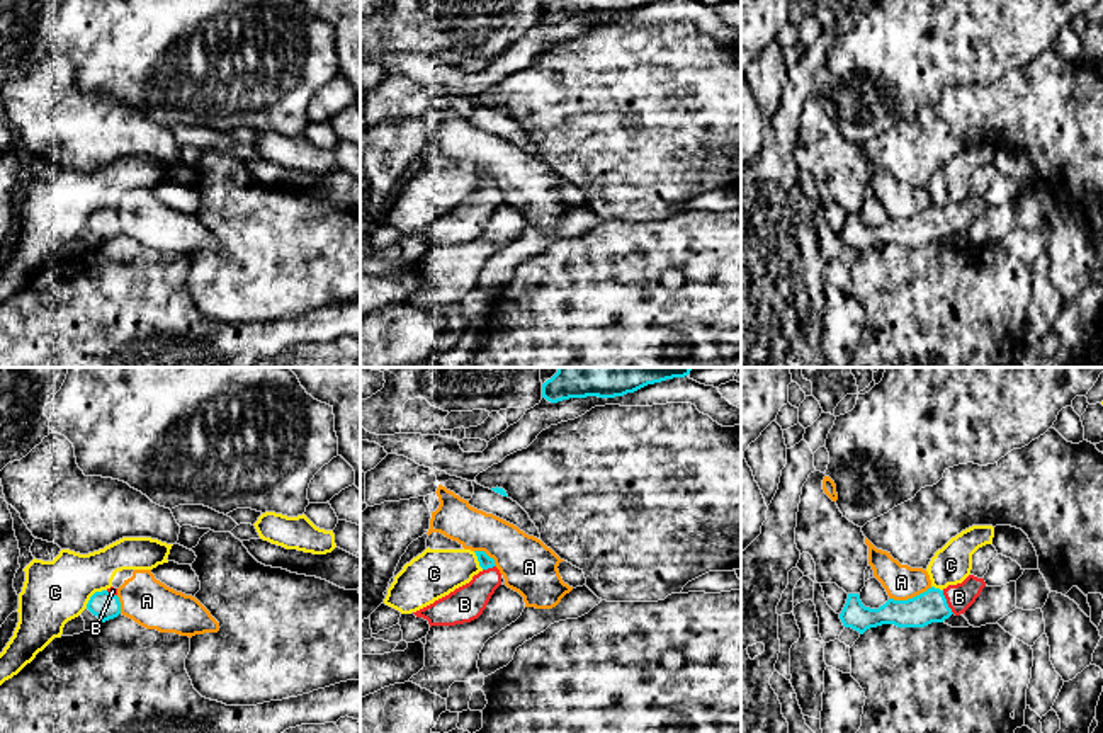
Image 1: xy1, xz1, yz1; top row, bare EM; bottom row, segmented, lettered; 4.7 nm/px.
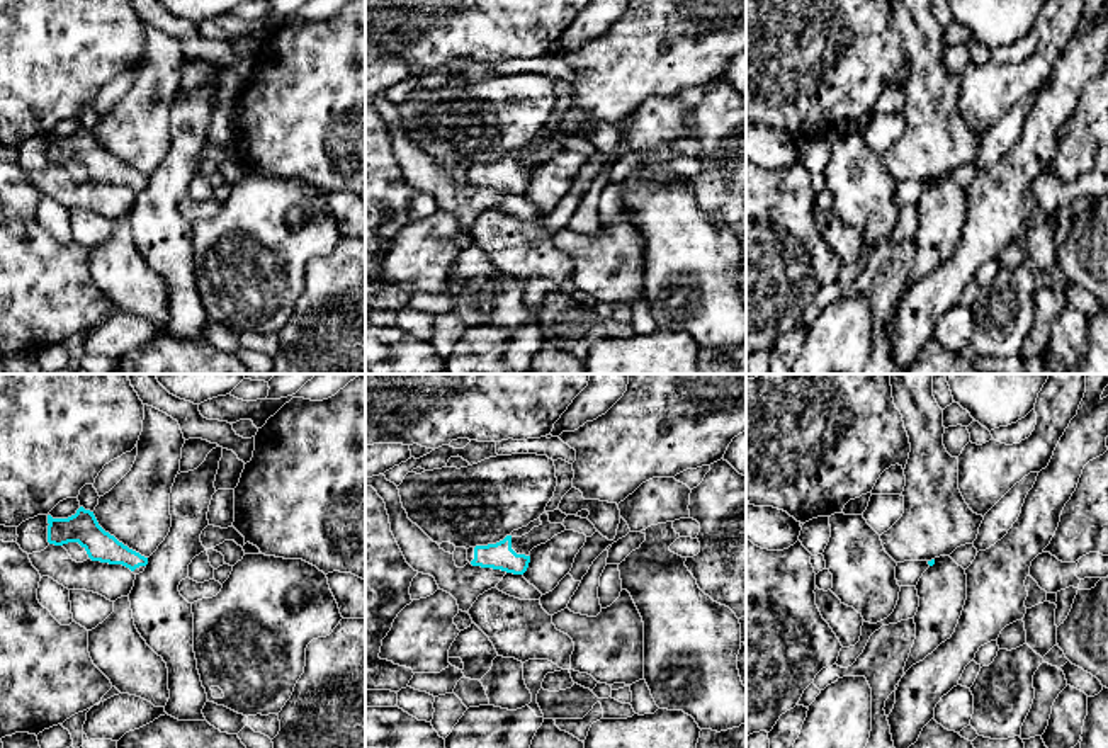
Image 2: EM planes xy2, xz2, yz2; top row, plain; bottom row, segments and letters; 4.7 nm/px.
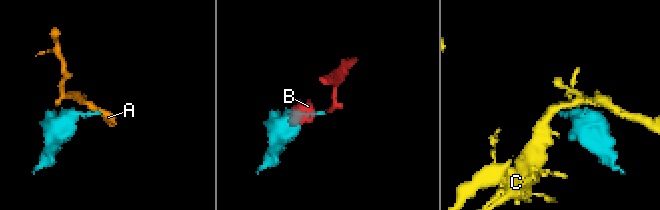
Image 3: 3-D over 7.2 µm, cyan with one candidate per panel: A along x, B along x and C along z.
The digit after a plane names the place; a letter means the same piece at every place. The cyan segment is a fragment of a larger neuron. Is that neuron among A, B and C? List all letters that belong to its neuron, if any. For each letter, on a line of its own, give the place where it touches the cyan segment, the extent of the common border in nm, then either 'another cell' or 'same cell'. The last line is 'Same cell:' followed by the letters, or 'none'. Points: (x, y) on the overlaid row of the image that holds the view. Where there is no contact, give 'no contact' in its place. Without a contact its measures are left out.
A: meets cyan in yz1 at (910, 599); contact 220 nm long; another cell
B: meets cyan in yz1 at (945, 602); contact 130 nm long; same cell
C: meets cyan in xy1 at (92, 596); contact 140 nm long; another cell
Same cell: B

